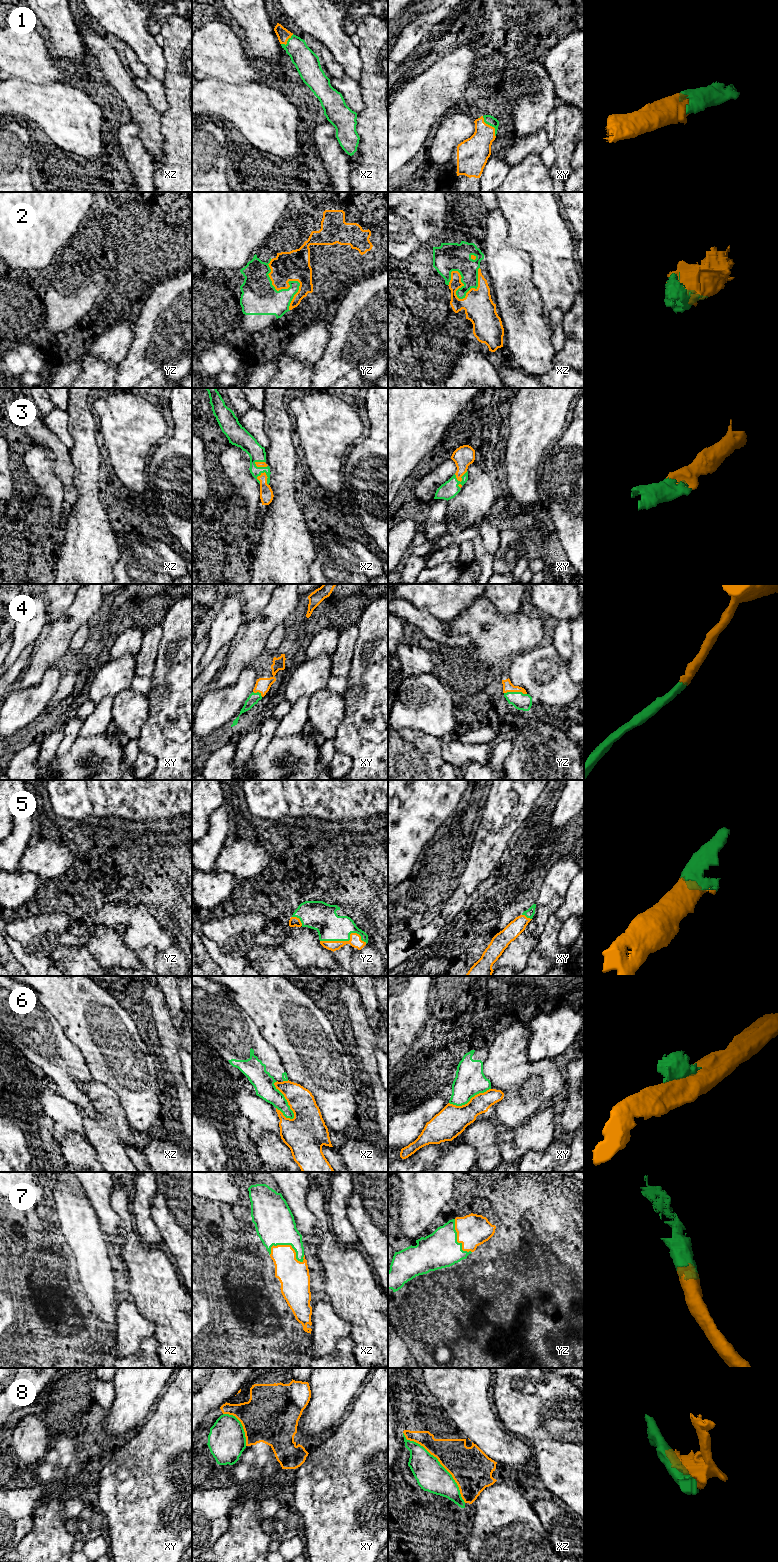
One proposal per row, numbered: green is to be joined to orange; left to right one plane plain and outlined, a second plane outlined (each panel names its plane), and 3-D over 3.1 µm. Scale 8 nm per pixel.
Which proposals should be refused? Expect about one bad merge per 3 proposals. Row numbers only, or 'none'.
6, 8

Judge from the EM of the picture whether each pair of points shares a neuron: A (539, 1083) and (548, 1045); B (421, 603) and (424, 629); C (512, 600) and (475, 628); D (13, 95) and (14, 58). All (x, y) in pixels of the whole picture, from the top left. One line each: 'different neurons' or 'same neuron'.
A: different neurons
B: different neurons
C: different neurons
D: different neurons

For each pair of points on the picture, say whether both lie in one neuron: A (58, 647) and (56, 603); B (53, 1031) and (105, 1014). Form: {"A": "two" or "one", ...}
{"A": "two", "B": "two"}

